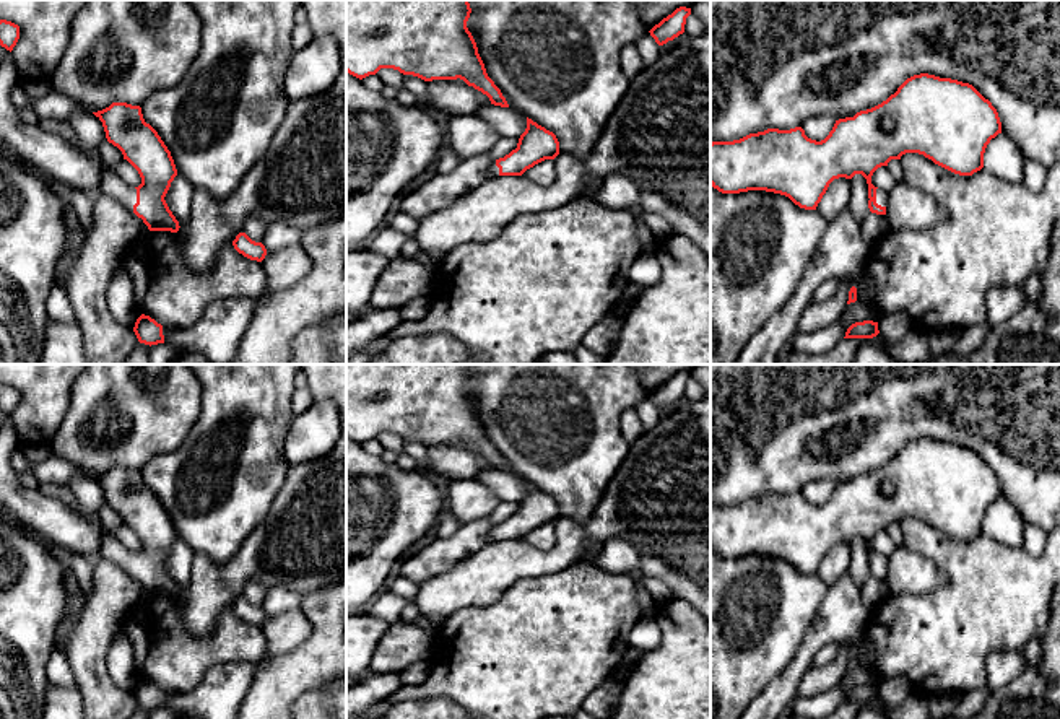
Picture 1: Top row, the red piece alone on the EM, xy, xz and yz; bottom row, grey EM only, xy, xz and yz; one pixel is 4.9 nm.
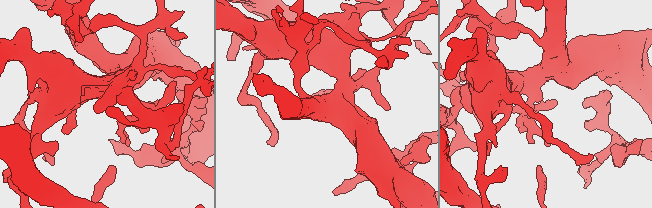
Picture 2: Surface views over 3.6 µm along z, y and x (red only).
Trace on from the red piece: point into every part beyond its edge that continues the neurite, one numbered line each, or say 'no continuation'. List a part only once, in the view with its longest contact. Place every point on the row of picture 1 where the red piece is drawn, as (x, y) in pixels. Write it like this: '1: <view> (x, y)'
1: xy (111, 186)

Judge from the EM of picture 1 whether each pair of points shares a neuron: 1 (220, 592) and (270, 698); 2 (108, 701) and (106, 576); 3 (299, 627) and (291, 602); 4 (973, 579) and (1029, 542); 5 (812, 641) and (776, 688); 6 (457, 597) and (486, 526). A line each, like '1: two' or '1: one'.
1: two
2: one
3: two
4: two
5: one
6: two

